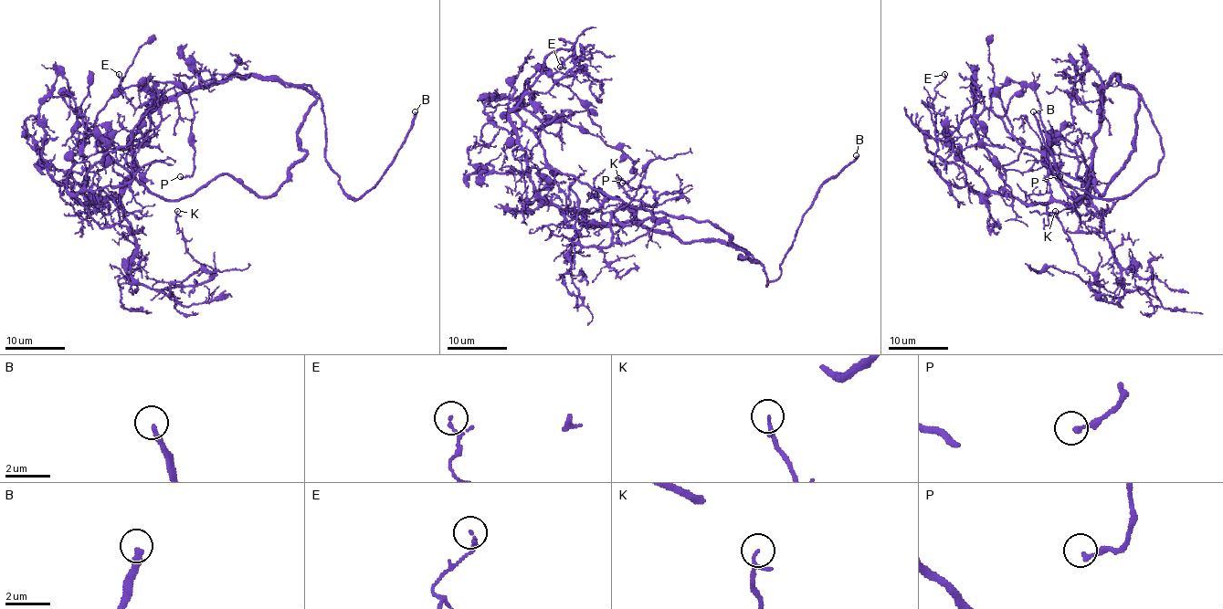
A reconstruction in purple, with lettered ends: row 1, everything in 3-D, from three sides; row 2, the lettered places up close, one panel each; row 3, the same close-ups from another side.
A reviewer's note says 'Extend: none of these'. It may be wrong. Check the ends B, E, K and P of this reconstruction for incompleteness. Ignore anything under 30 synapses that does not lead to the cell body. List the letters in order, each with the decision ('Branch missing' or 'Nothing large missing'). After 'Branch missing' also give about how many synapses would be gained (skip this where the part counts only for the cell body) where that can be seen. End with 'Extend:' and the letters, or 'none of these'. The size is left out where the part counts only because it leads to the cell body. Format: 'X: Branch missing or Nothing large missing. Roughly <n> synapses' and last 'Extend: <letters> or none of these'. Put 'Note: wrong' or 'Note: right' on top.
Note: wrong
B: Branch missing
E: Nothing large missing
K: Nothing large missing
P: Nothing large missing
Extend: B

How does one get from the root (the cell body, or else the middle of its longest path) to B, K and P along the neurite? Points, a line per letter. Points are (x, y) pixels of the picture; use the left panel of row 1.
B: (161, 99), (236, 76), (279, 77), (303, 86), (321, 102), (326, 162), (353, 199), (382, 178), (415, 111)
K: (161, 99), (133, 137), (121, 214), (131, 276), (170, 298), (171, 284), (210, 277), (177, 211)
P: (161, 99), (124, 181), (94, 134), (126, 88), (175, 81), (194, 110), (194, 172), (180, 176)

